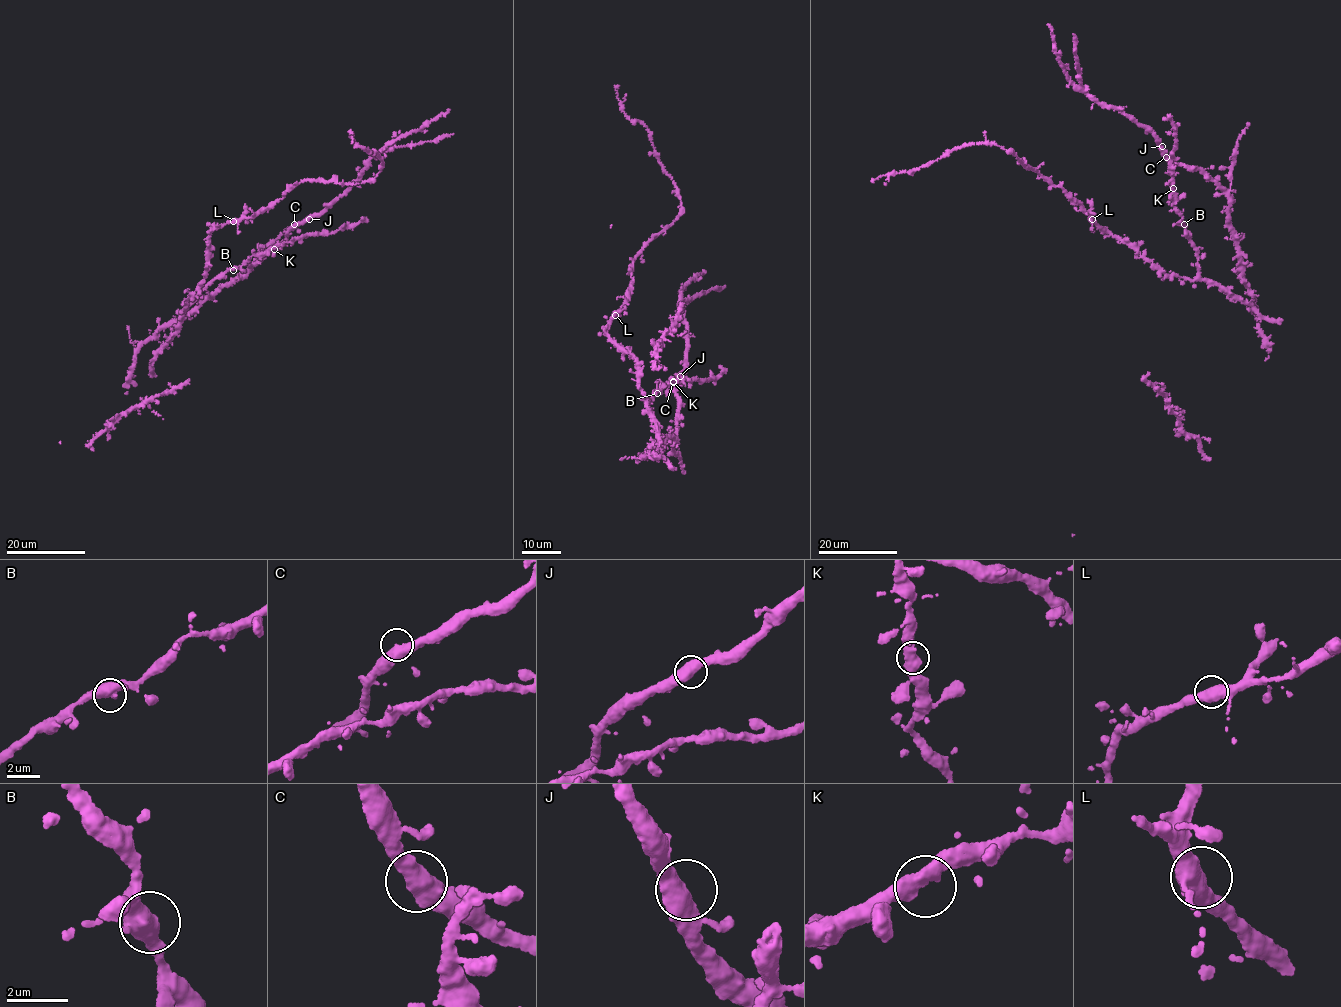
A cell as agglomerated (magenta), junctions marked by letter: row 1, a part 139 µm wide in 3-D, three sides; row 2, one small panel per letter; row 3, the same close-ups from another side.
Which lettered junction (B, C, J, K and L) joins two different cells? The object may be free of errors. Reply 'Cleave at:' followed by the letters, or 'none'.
Cleave at: none

